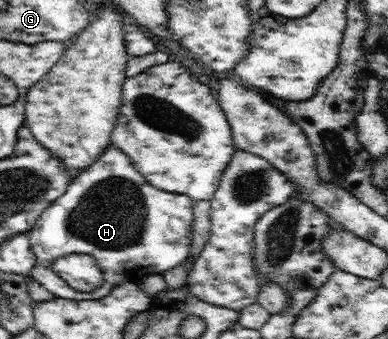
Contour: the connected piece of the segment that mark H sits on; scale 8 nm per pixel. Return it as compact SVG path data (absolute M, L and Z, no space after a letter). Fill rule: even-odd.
M108 146L96 162L80 170L68 184L66 192L40 213L40 217L28 232L30 246L36 258L31 278L58 298L98 300L108 296L118 284L134 282L139 285L147 274L162 275L166 270L172 270L186 262L192 244L194 200L184 194L153 188L139 173L132 160L116 146ZM76 253L92 255L102 271L102 284L91 292L70 288L52 269L52 262L56 258Z

